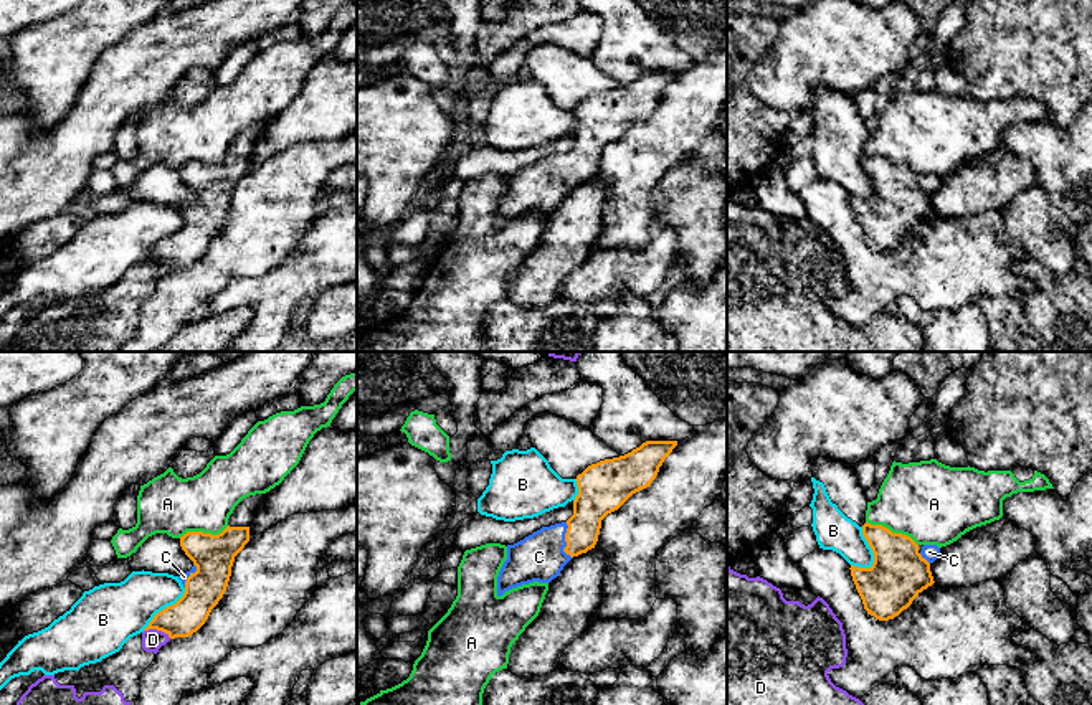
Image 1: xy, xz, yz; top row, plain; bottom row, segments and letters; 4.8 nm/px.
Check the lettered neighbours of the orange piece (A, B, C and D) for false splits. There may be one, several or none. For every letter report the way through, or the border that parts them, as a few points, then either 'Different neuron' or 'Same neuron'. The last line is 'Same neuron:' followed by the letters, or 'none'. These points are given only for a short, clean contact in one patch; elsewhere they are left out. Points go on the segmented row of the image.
A: Different neuron
B: Different neuron
C: Same neuron
D: Different neuron
Same neuron: C

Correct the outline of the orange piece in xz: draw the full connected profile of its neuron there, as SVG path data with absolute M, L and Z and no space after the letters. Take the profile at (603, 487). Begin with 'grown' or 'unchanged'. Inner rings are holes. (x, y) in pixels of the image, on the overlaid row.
grown; M646 441L631 452L588 466L577 476L573 515L507 545L497 596L534 581L550 583L573 558L595 548L601 520L656 479L677 441Z

